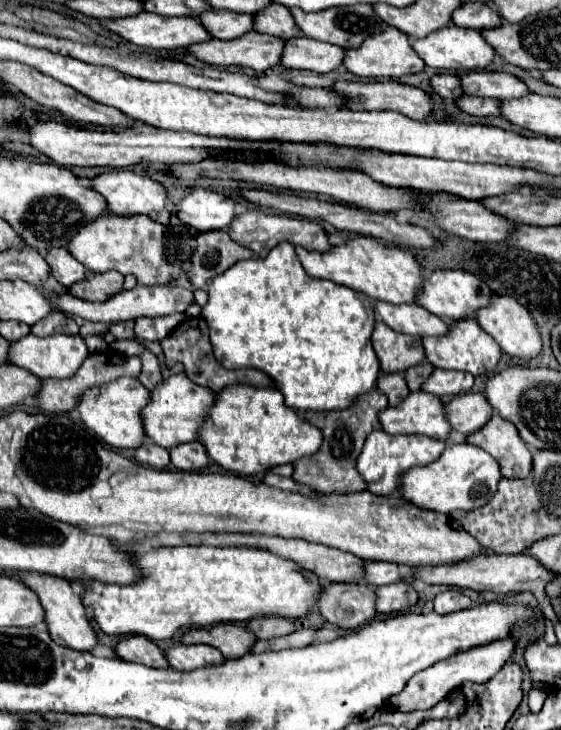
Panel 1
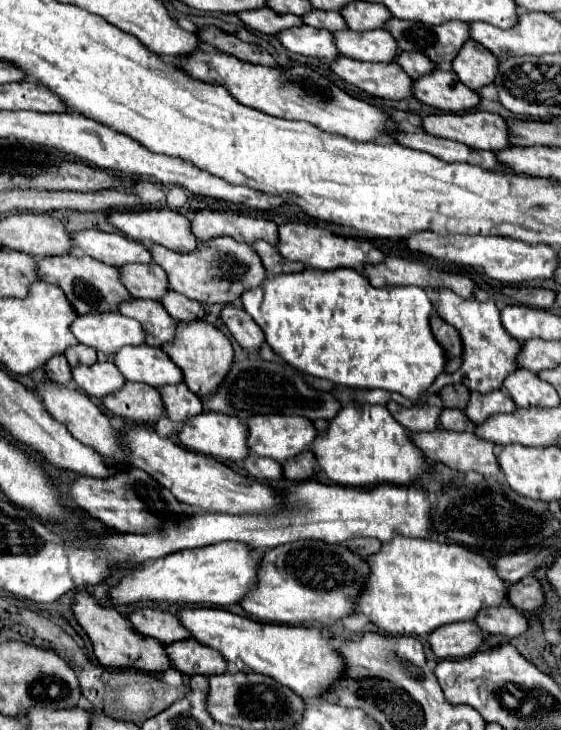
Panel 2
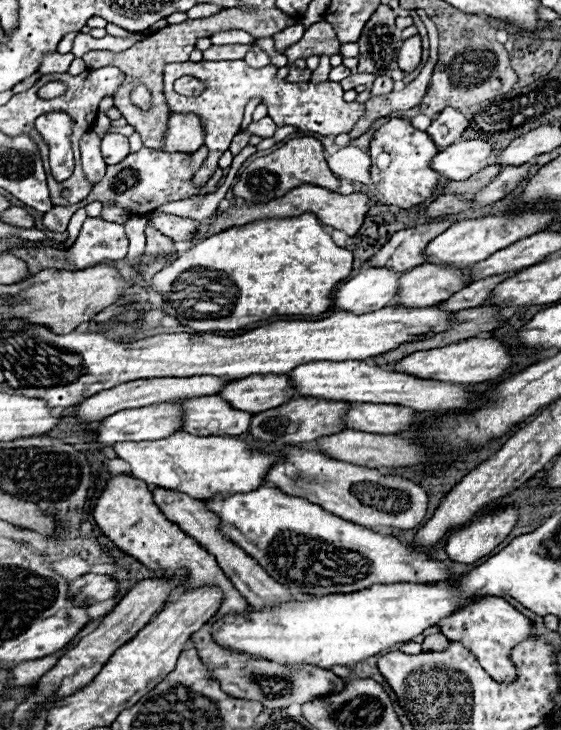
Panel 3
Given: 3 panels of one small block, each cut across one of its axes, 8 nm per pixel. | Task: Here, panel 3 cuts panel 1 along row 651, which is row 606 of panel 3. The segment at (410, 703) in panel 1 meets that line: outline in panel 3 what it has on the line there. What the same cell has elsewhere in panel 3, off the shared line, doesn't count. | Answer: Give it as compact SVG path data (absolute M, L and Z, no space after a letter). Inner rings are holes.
M498 598L476 600L476 604L468 604L468 608L462 608L460 612L456 612L456 616L448 616L448 620L440 620L438 626L442 628L444 636L448 636L448 640L462 642L496 682L512 682L516 678L516 666L512 664L510 656L504 656L504 648L512 650L516 644L524 642L526 638L532 636L532 632L536 632L534 622L530 618L526 618L506 600L498 600Z

